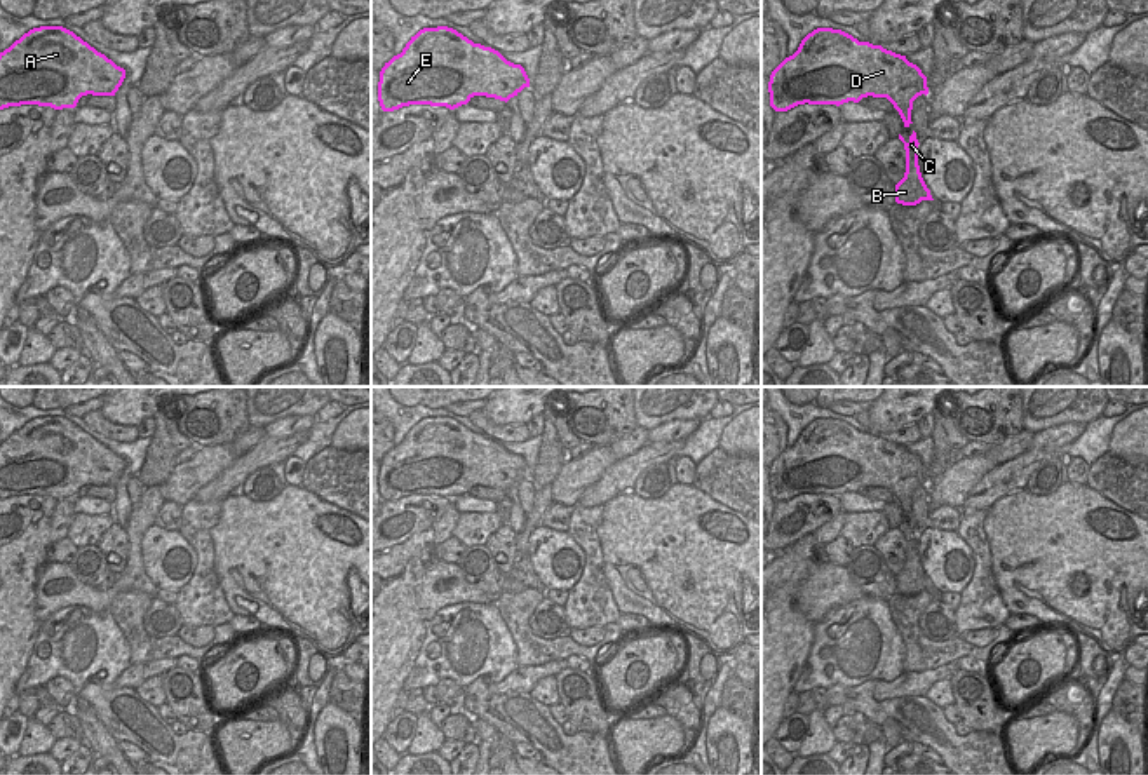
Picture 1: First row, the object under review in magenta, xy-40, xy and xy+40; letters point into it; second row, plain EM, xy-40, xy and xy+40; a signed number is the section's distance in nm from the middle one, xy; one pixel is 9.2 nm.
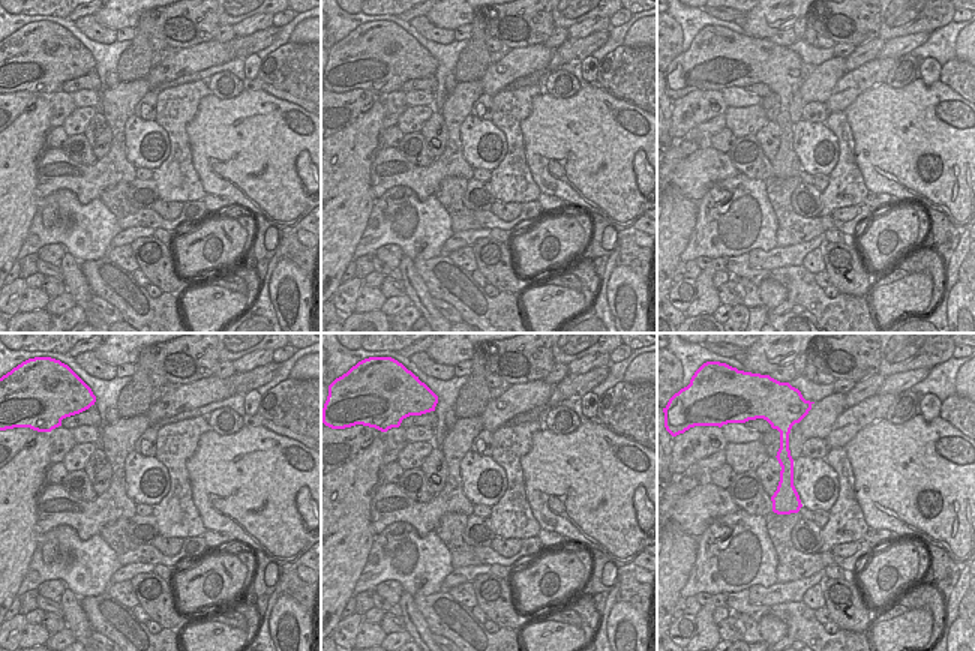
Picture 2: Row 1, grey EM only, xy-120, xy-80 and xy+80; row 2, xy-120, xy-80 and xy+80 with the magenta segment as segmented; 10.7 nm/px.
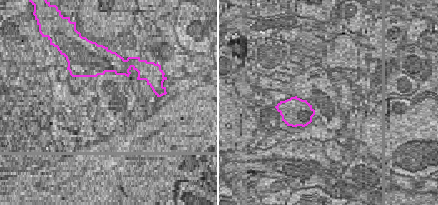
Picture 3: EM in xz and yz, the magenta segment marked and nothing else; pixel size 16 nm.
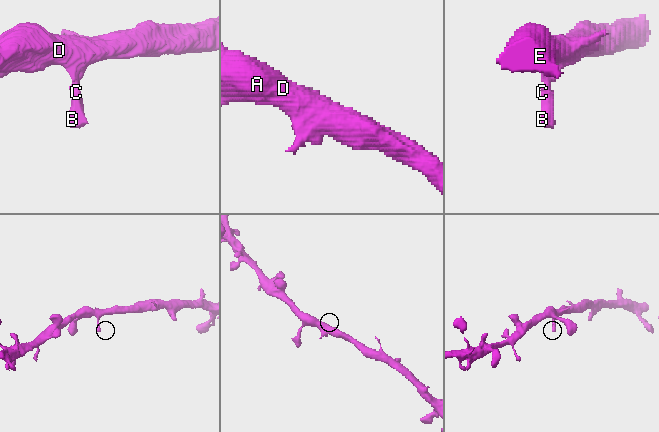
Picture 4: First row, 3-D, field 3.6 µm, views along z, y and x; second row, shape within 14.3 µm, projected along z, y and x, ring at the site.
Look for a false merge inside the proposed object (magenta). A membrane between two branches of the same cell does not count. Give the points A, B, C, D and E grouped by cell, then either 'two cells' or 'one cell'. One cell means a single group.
A B C D E; one cell

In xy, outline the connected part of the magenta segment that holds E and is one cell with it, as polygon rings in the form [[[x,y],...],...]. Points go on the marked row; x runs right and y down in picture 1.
[[[448,26],[423,28],[380,71],[383,111],[409,104],[455,110],[474,96],[509,101],[530,78],[521,64]]]

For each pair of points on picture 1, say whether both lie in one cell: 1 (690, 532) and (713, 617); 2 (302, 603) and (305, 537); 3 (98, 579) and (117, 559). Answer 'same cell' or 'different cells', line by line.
1: same cell
2: same cell
3: different cells

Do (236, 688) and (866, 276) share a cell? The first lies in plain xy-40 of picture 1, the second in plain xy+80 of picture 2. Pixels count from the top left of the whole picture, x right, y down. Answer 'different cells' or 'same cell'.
different cells

